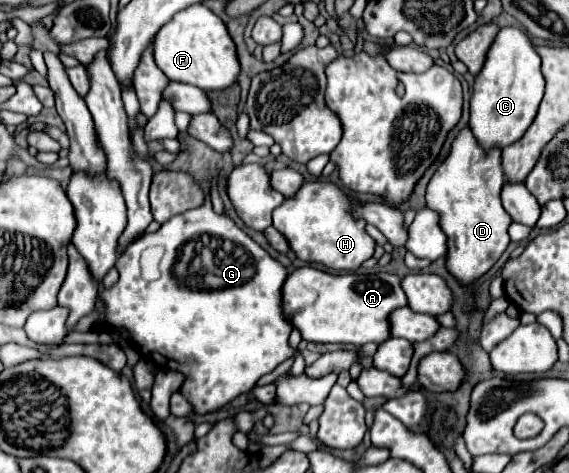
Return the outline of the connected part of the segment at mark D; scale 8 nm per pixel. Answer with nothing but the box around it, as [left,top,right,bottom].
[427,127,513,287]

